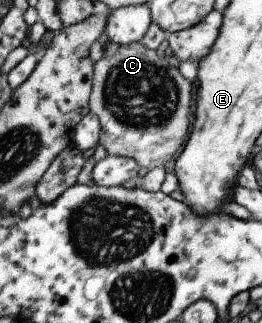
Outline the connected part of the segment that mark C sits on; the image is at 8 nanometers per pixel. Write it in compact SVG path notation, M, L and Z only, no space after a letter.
M108 42L101 58L92 64L92 85L88 98L88 112L95 115L100 122L98 144L106 150L107 155L131 157L140 167L145 166L145 168L149 169L161 168L163 166L168 167L171 164L173 154L179 150L179 146L183 144L183 138L187 136L187 128L189 128L189 100L191 100L191 86L189 86L189 82L179 74L177 69L168 66L167 63L161 60L154 50L146 49L139 42L124 45Z

